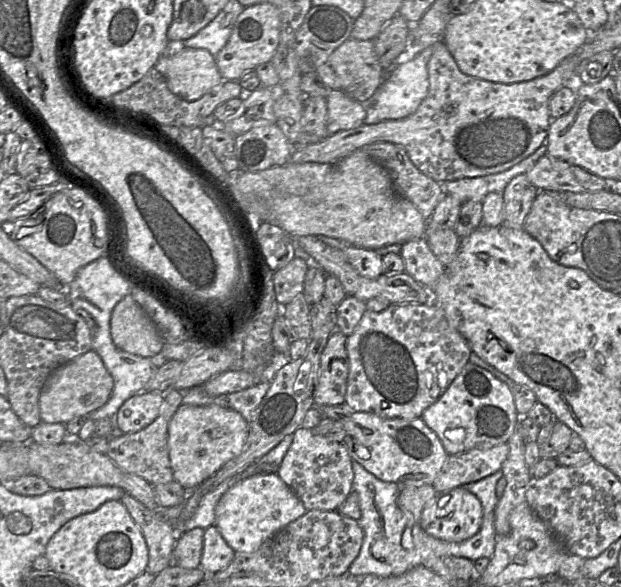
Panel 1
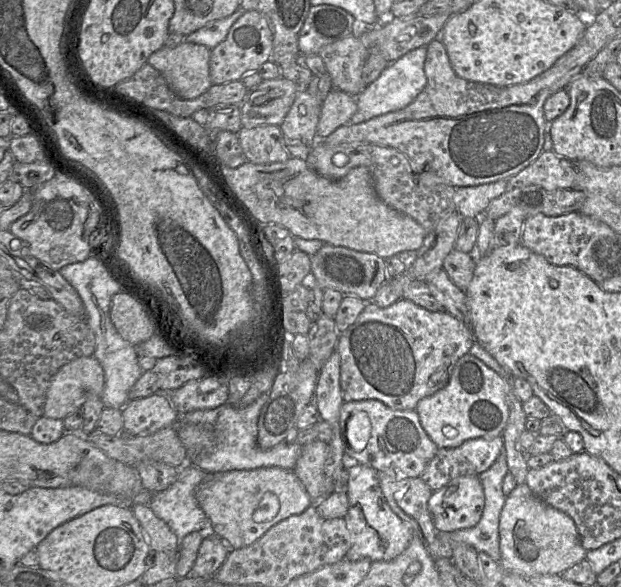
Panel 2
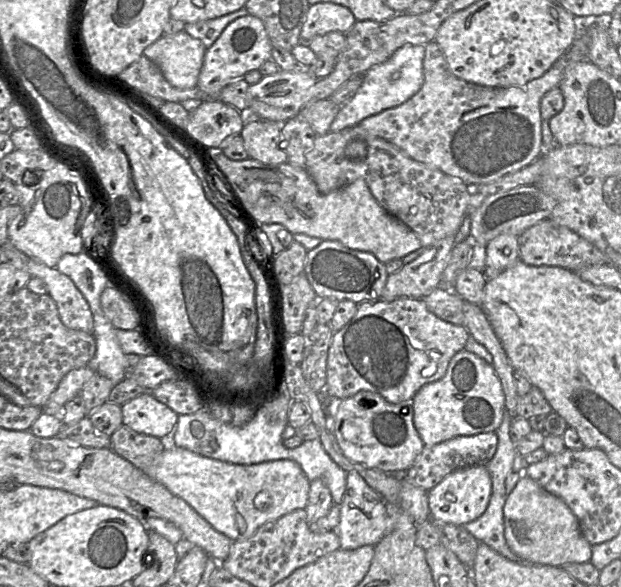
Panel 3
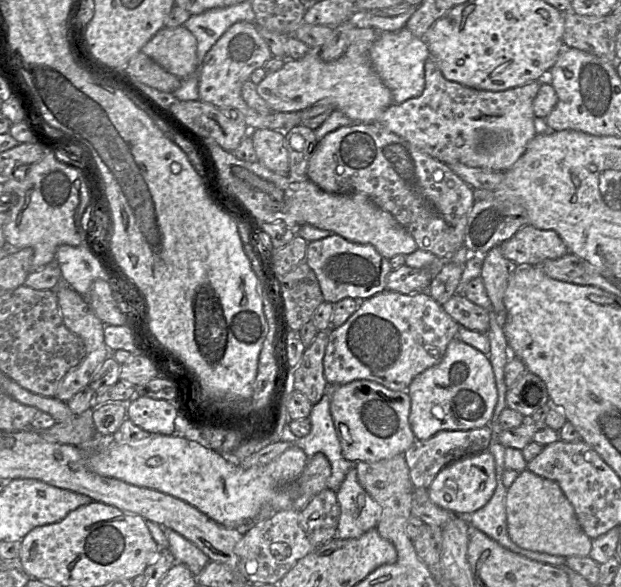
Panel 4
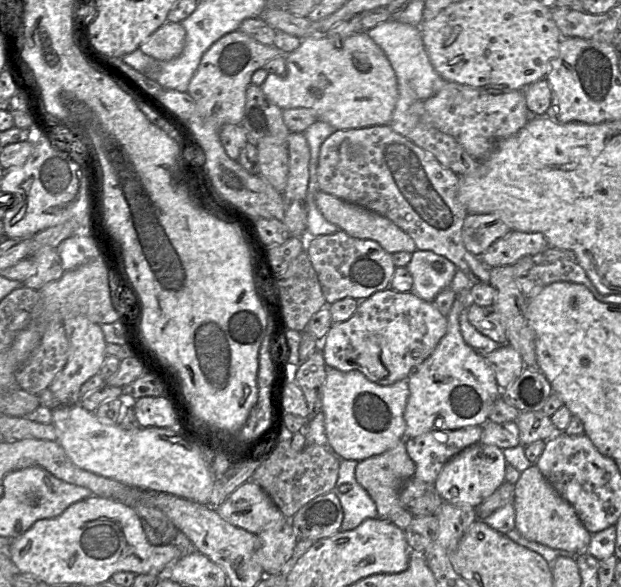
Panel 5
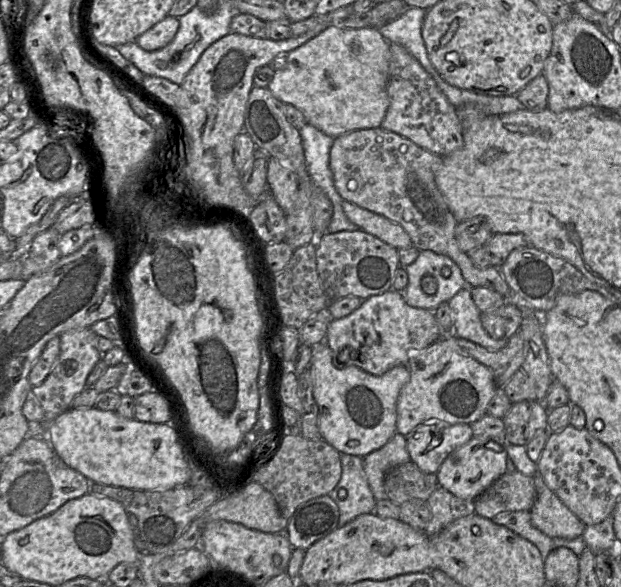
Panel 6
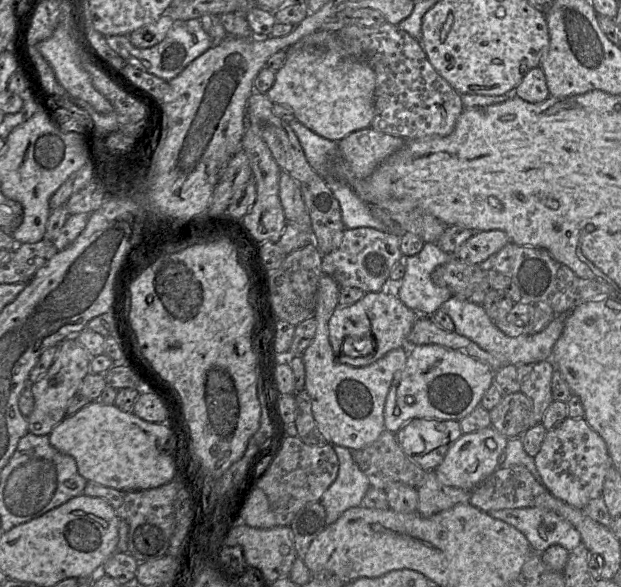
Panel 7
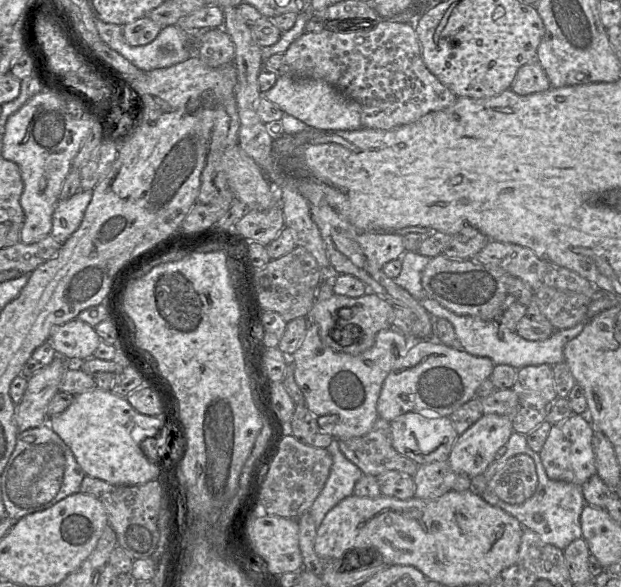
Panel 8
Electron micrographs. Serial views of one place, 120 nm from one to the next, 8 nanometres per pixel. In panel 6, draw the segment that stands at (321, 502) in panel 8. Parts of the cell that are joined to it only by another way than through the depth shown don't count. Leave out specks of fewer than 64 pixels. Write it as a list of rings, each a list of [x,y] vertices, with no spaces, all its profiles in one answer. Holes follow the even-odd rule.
[[[341,453],[341,477],[328,495],[339,508],[338,527],[349,523],[357,516],[374,512],[376,500],[363,470],[363,457]],[[339,489],[347,491],[346,497],[338,497]]]

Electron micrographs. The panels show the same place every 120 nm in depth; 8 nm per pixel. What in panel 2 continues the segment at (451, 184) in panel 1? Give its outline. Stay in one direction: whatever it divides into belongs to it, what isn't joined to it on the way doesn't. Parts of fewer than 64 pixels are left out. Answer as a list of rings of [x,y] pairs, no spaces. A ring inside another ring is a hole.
[[[507,180],[477,186],[459,187],[454,193],[456,211],[462,218],[480,218],[492,200],[508,190]]]

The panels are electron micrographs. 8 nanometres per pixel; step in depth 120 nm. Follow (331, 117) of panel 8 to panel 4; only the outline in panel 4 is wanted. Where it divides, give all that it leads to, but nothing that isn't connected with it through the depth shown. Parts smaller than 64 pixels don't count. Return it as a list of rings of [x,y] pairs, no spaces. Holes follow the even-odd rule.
[[[310,50],[298,60],[286,59],[284,66],[266,77],[257,85],[257,92],[265,100],[273,112],[303,111],[324,98],[331,98],[335,110],[340,110],[354,123],[374,123],[383,112],[393,104],[391,91],[382,82],[368,62],[354,62],[342,55],[339,59],[324,62],[316,50]]]

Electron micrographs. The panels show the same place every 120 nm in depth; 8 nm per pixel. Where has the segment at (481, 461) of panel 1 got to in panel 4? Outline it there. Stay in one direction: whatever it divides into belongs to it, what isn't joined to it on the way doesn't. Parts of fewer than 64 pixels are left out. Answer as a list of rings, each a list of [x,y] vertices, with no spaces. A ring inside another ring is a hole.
[[[490,426],[465,431],[440,431],[427,440],[417,440],[404,452],[410,480],[415,488],[428,489],[438,473],[464,457],[486,451],[491,443]]]

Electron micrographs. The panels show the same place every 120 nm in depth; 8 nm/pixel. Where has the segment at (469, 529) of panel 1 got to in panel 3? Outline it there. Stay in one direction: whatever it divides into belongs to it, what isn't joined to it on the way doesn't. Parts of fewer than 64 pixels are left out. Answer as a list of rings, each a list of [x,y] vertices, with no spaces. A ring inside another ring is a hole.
[[[485,465],[455,470],[428,491],[430,519],[432,521],[465,525],[479,518],[486,510],[492,492],[492,481]]]

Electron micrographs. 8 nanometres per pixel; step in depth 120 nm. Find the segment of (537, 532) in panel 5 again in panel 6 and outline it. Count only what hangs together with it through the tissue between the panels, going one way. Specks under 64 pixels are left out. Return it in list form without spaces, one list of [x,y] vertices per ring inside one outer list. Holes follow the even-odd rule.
[[[539,473],[533,481],[536,499],[530,509],[532,525],[550,537],[581,537],[586,525],[547,487]]]

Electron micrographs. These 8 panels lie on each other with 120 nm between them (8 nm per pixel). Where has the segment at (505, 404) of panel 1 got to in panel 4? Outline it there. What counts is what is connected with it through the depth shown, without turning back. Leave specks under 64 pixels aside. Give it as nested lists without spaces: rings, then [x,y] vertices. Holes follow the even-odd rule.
[[[459,337],[449,342],[438,365],[411,381],[407,393],[411,401],[409,424],[417,440],[427,440],[440,431],[465,431],[489,425],[498,398],[489,358]]]

